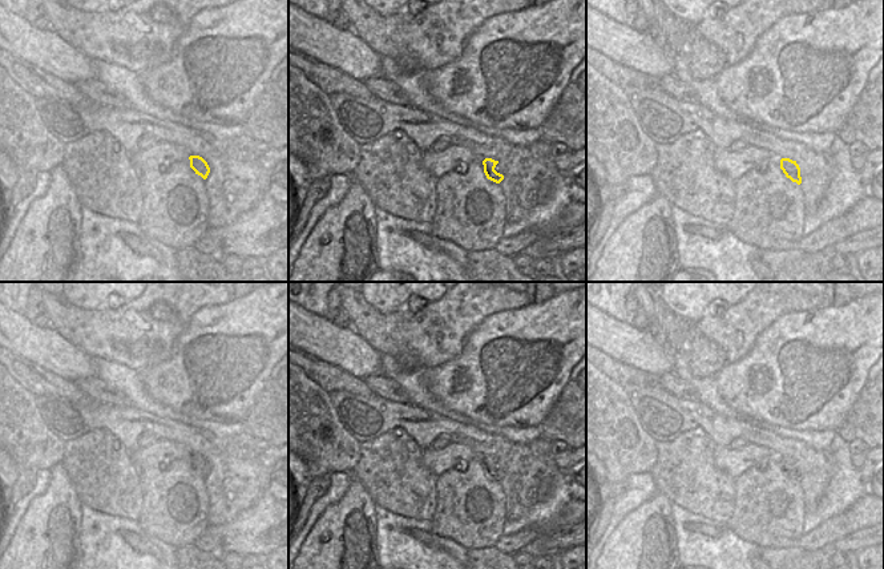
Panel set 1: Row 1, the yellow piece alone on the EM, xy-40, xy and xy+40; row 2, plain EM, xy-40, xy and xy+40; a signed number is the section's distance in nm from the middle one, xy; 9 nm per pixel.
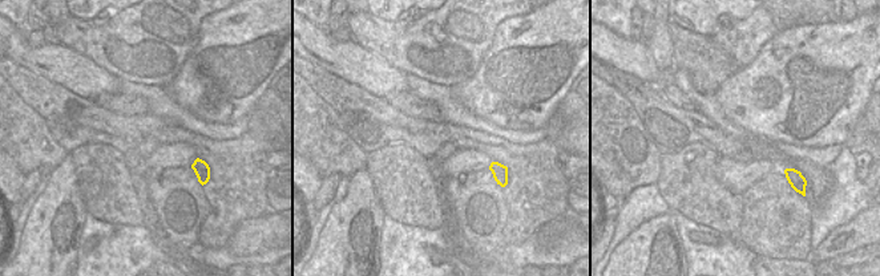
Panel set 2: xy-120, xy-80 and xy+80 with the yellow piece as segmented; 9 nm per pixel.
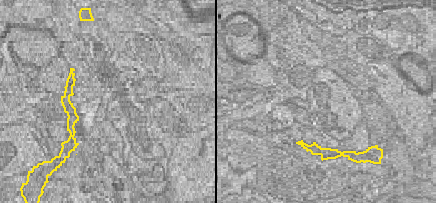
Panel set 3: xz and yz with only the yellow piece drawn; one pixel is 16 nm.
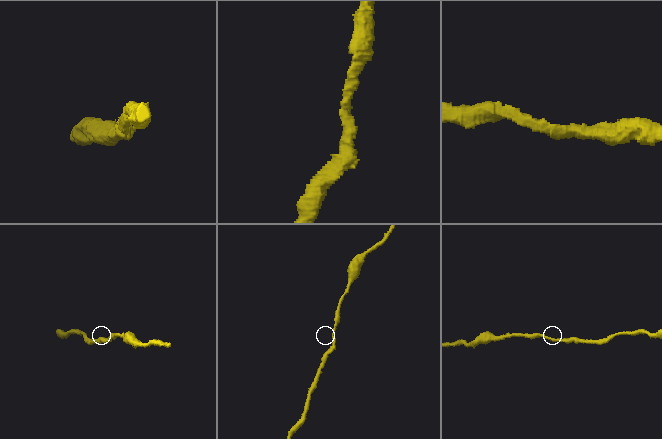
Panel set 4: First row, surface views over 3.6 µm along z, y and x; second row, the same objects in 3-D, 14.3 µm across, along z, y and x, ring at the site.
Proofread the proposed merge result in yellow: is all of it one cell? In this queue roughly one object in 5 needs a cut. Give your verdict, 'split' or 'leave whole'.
leave whole

